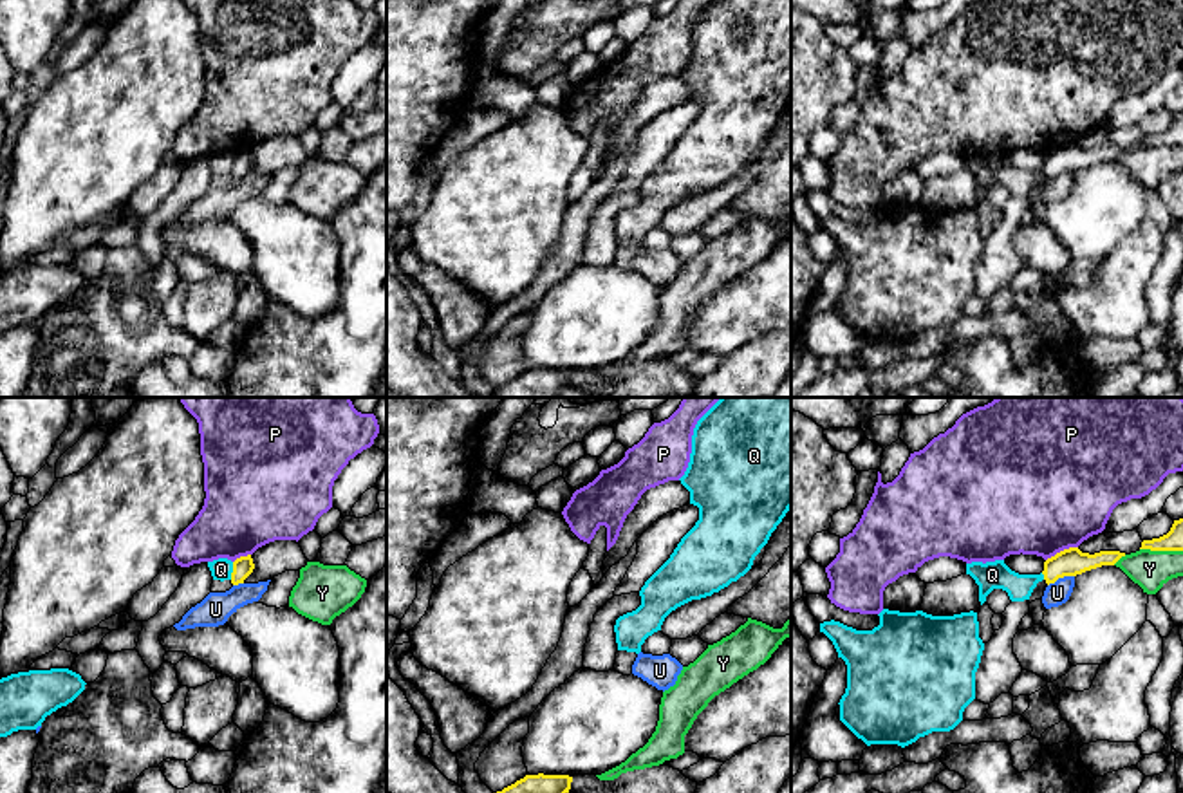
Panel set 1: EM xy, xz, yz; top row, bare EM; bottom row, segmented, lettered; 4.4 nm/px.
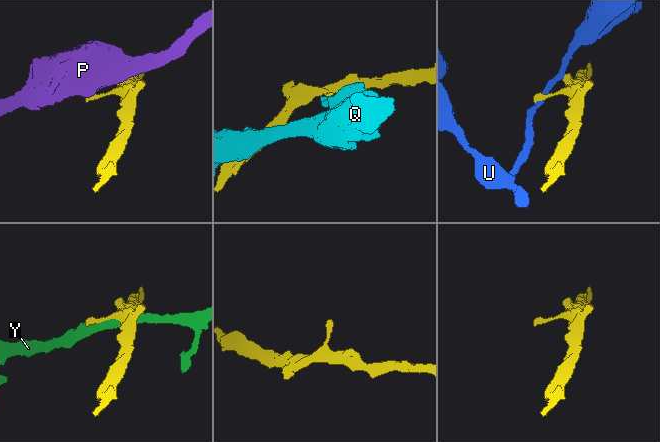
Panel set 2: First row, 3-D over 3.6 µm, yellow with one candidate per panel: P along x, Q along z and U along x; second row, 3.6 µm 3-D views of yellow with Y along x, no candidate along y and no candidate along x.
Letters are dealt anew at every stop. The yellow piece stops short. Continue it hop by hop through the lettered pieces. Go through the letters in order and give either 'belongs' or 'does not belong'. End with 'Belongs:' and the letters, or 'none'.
P: does not belong
Q: does not belong
U: does not belong
Y: does not belong
Belongs: none

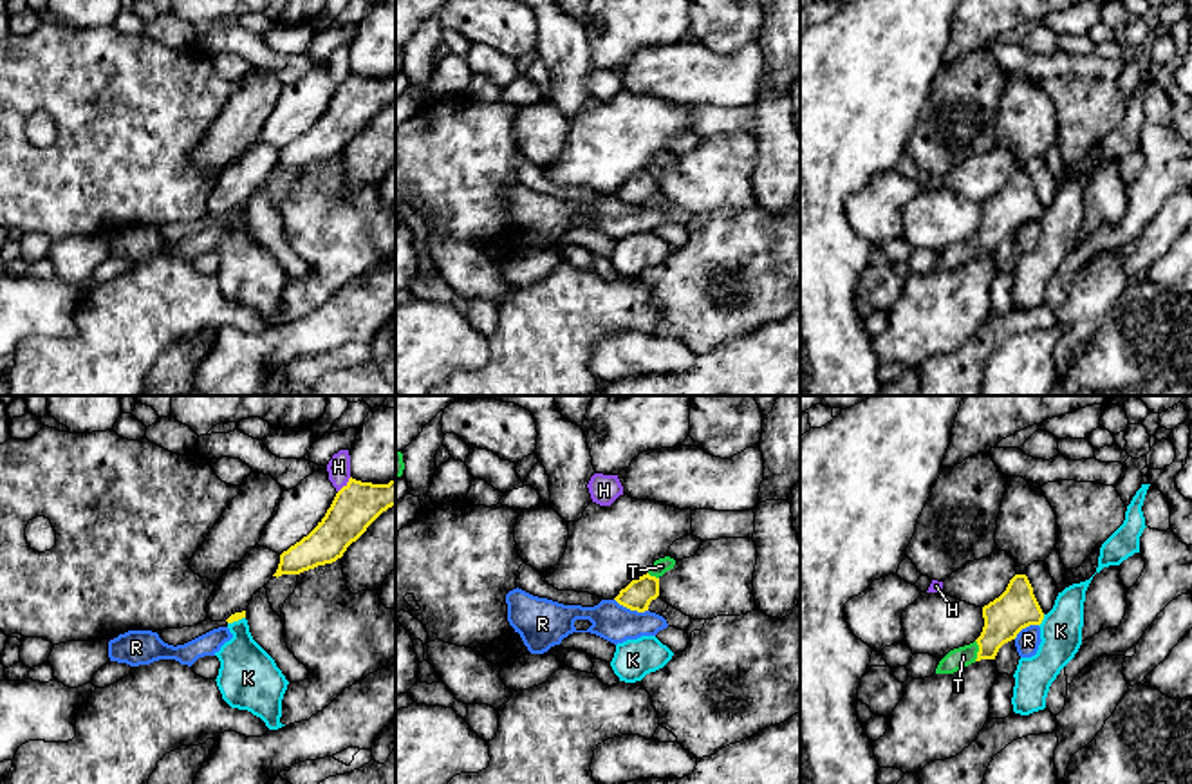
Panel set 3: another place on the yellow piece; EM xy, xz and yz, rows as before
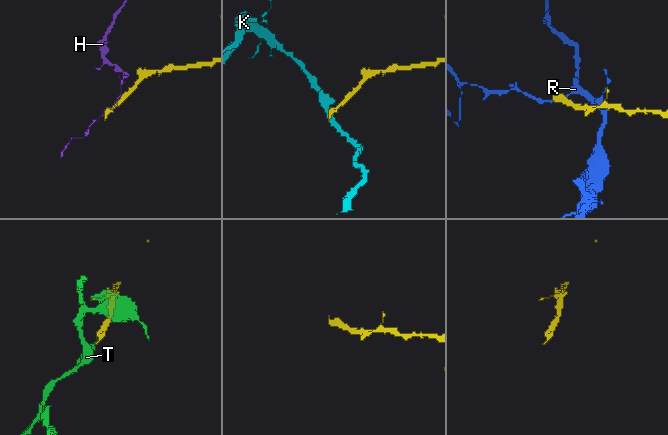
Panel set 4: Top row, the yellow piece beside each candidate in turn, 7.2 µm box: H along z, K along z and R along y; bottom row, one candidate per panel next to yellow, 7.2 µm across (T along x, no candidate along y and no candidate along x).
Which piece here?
H: does not belong
K: does not belong
R: does not belong
T: belongs
Belongs: T

